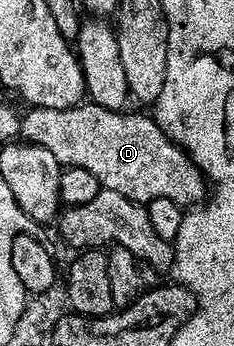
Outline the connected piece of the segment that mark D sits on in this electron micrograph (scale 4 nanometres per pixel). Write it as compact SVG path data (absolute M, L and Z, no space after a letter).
M92 102L82 103L67 110L47 110L33 108L24 113L21 121L20 139L26 144L43 146L43 150L51 150L55 158L65 168L82 168L91 170L99 178L104 191L123 194L132 204L148 206L159 198L170 199L182 210L201 206L207 200L207 177L194 160L189 159L174 140L169 140L164 130L158 126L156 119L149 116L129 116L128 111L112 112Z

